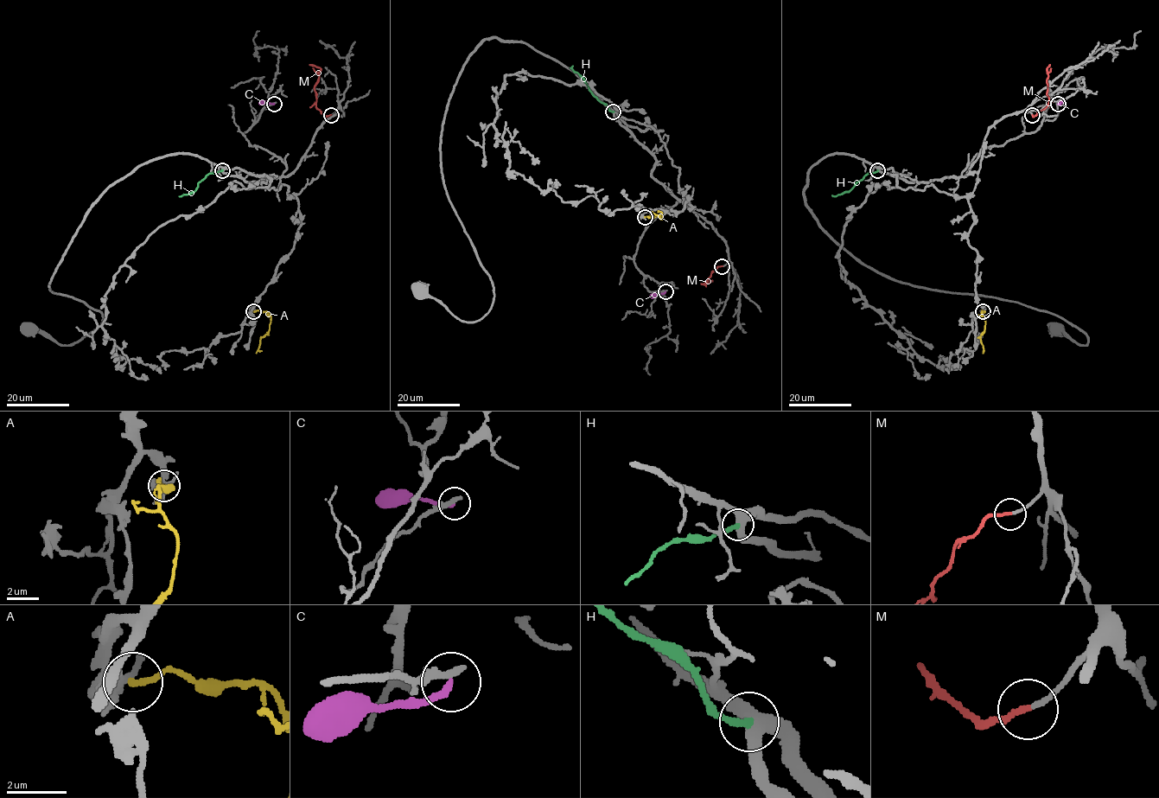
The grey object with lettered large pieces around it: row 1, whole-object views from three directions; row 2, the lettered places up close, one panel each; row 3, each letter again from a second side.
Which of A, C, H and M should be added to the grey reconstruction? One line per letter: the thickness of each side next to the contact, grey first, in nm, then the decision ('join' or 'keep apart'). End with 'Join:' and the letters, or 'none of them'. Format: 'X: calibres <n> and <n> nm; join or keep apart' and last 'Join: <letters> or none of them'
A: calibres 320 and 200 nm; keep apart
C: calibres 340 and 260 nm; keep apart
H: calibres 400 and 240 nm; keep apart
M: calibres 170 and 190 nm; join
Join: M

